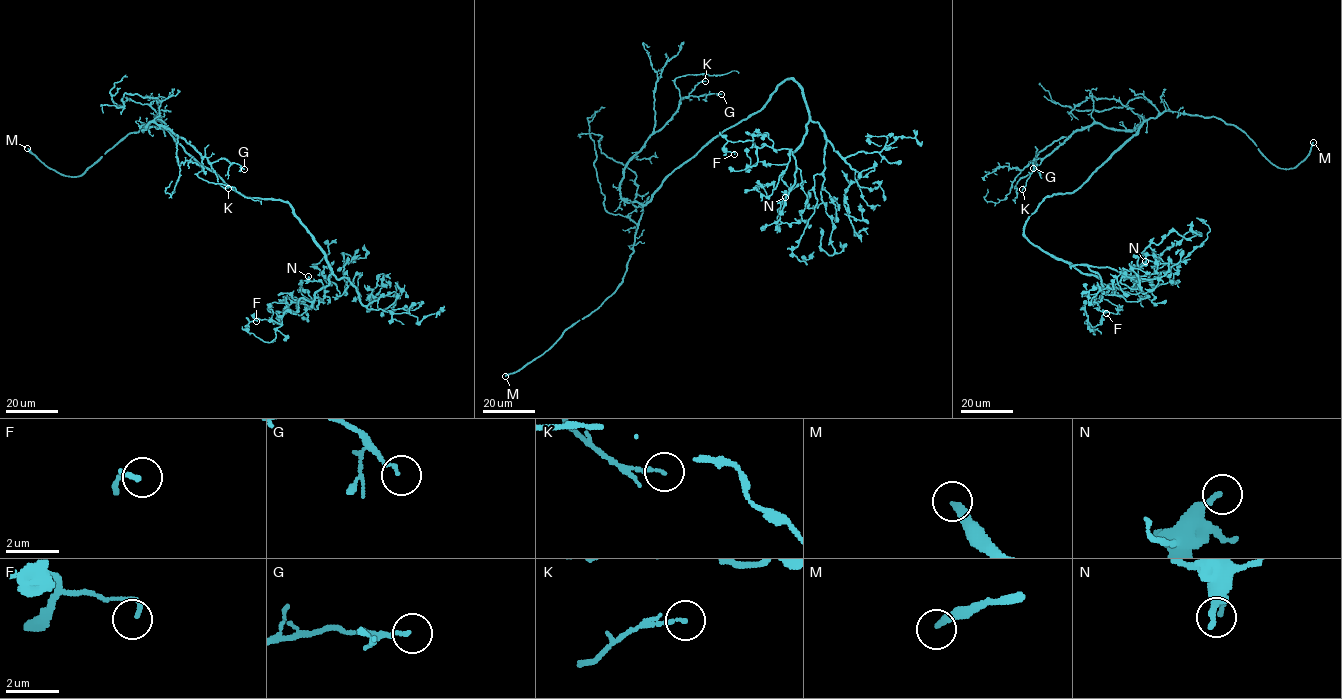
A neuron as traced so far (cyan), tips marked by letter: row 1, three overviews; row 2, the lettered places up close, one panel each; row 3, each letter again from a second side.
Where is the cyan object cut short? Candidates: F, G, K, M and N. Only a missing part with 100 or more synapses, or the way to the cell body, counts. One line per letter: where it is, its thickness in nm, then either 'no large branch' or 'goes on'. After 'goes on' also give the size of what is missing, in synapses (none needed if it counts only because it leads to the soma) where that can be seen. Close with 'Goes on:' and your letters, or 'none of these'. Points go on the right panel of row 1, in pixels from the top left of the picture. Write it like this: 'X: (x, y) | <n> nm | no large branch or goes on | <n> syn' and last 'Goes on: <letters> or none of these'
F: (1106, 313) | 140 nm | no large branch
G: (1033, 168) | 120 nm | no large branch
K: (1022, 189) | 110 nm | no large branch
M: (1313, 142) | 280 nm | goes on
N: (1145, 261) | 190 nm | no large branch
Goes on: M

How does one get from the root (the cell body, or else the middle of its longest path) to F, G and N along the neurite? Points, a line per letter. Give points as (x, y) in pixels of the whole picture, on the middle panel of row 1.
F: (723, 131), (783, 81), (801, 88), (799, 146), (776, 151), (759, 133), (728, 141), (734, 154)
G: (723, 131), (676, 167), (645, 204), (625, 202), (620, 196), (627, 163), (671, 118), (683, 98), (721, 94)
N: (723, 131), (757, 113), (780, 82), (798, 84), (808, 109), (803, 142), (793, 152), (802, 184), (785, 197)

